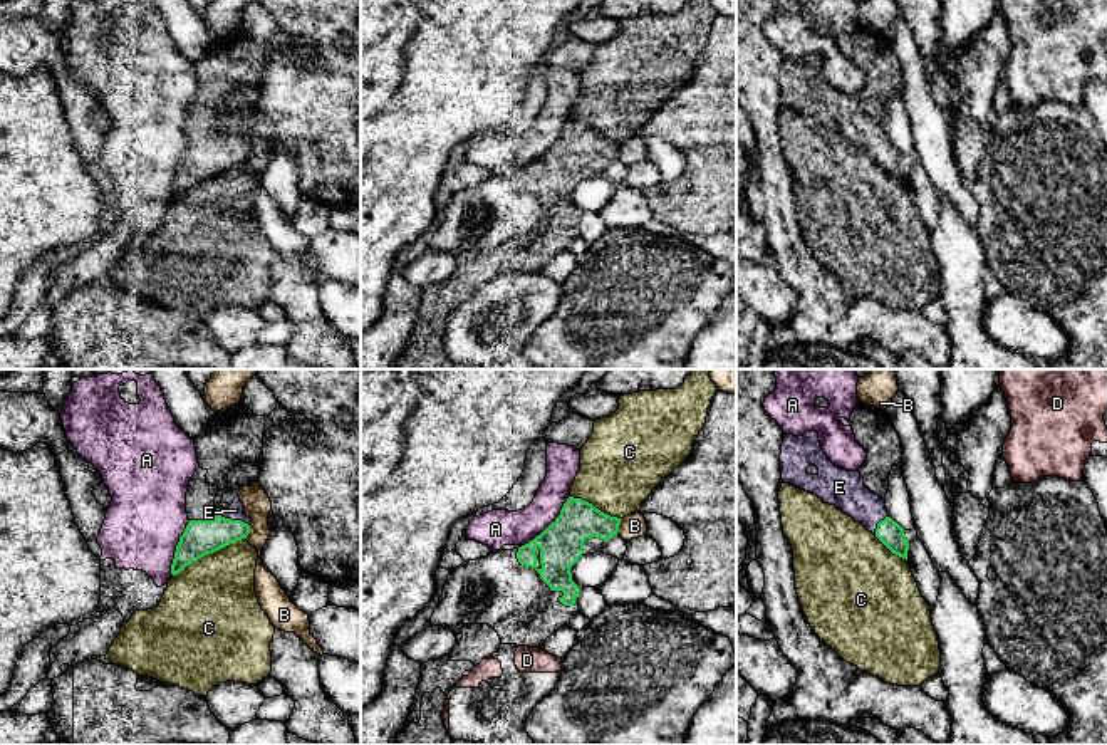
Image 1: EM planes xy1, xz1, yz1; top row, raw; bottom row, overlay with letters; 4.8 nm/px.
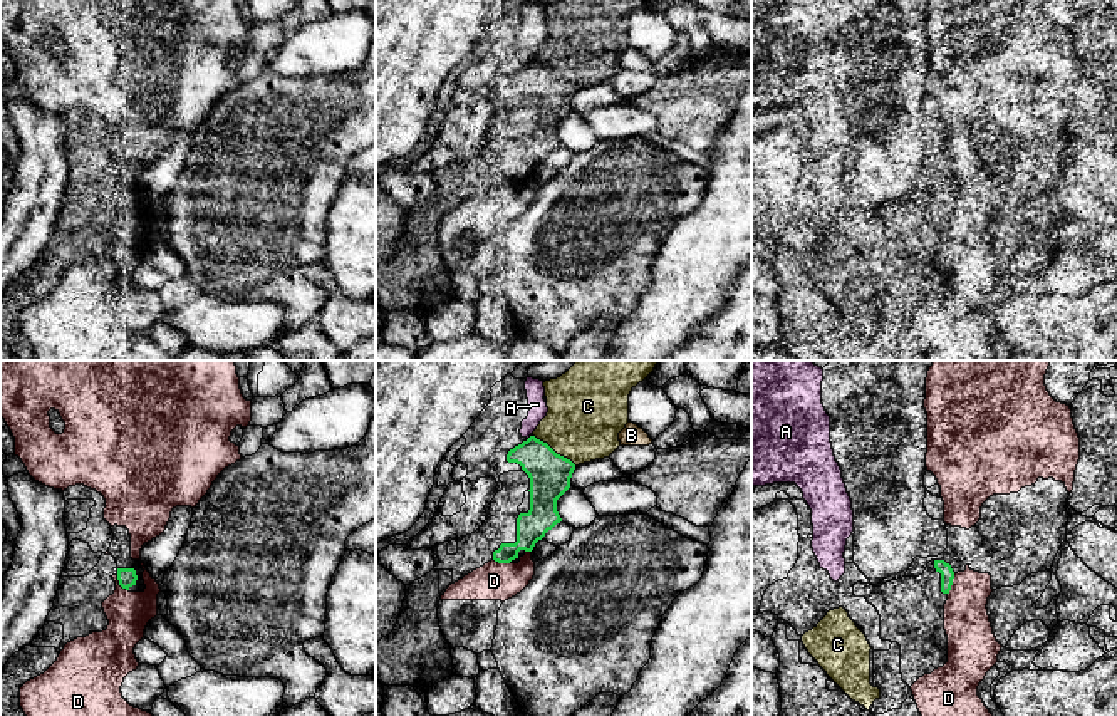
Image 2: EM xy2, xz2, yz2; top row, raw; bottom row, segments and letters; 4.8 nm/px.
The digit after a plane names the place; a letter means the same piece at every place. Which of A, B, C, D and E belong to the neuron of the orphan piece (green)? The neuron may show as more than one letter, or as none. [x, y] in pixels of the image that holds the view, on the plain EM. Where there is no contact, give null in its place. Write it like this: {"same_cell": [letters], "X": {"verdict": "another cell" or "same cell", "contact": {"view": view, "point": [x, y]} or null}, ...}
{"same_cell": ["E"], "A": {"verdict": "another cell", "contact": {"view": "xz1", "point": [550, 148]}}, "B": {"verdict": "another cell", "contact": {"view": "xz1", "point": [618, 151]}}, "C": {"verdict": "another cell", "contact": {"view": "xy1", "point": [208, 177]}}, "D": {"verdict": "another cell", "contact": {"view": "yz2", "point": [951, 208]}}, "E": {"verdict": "same cell", "contact": {"view": "xy1", "point": [230, 143]}}}

